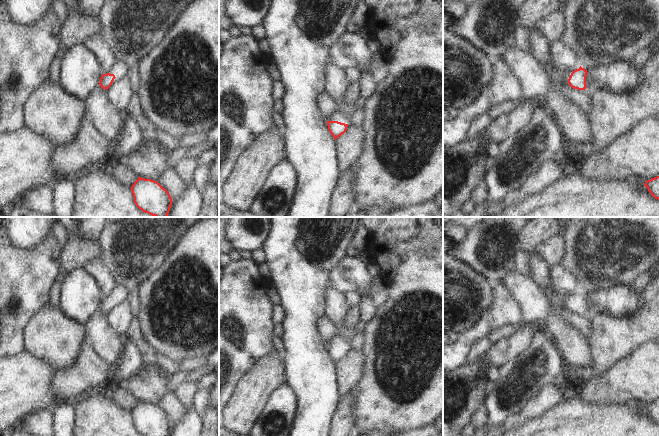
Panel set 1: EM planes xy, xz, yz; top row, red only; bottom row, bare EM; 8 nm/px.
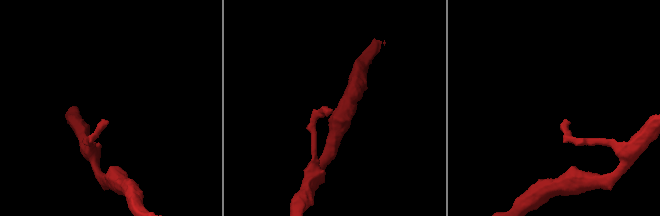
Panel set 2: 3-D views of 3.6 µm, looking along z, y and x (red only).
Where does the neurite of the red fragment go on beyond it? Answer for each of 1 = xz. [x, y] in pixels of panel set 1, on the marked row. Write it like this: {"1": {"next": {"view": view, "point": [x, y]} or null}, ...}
{"1": {"next": {"view": "xz", "point": [337, 116]}}}

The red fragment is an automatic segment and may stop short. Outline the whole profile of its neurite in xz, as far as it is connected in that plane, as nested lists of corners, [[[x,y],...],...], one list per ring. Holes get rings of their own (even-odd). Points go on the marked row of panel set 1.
[[[335,112],[327,119],[328,130],[336,140],[339,136],[344,134],[348,127],[348,116],[341,112]]]

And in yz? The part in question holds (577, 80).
[[[581,66],[576,70],[571,70],[570,68],[563,68],[562,69],[564,77],[568,80],[569,86],[578,89],[578,90],[585,90],[586,87],[586,77],[587,77],[587,70],[582,68]]]

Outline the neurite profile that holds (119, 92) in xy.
[[[126,75],[115,78],[112,85],[106,90],[106,93],[114,107],[125,113],[126,105],[132,95],[130,82]]]

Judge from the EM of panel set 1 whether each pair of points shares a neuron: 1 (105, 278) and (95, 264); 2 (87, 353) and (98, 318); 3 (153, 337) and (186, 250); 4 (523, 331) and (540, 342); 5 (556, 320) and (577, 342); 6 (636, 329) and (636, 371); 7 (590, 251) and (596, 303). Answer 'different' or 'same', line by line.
1: same
2: different
3: same
4: different
5: same
6: different
7: different

